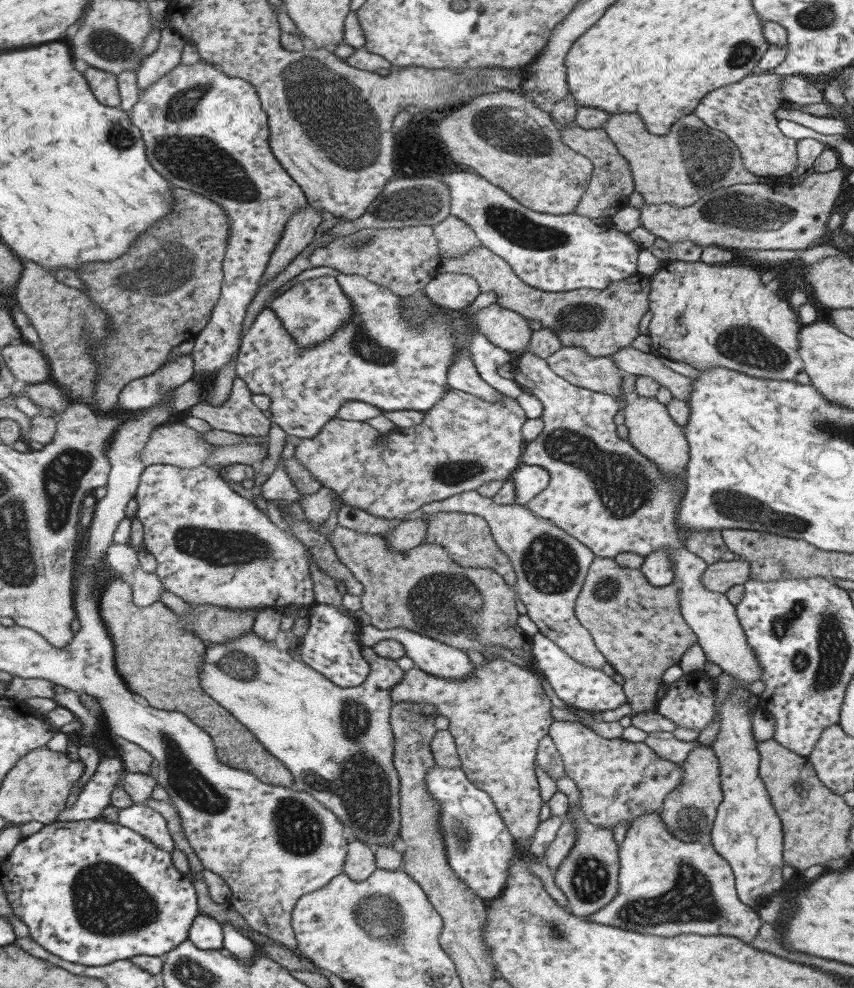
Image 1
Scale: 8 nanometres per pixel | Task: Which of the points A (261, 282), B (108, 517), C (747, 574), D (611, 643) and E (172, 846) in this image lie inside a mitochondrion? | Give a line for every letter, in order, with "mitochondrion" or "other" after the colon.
A: other
B: other
C: other
D: other
E: other

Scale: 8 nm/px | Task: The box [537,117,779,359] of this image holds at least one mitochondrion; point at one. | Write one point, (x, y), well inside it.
(707, 159)

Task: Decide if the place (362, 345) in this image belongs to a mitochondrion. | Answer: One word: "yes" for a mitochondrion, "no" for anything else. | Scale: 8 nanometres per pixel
yes

